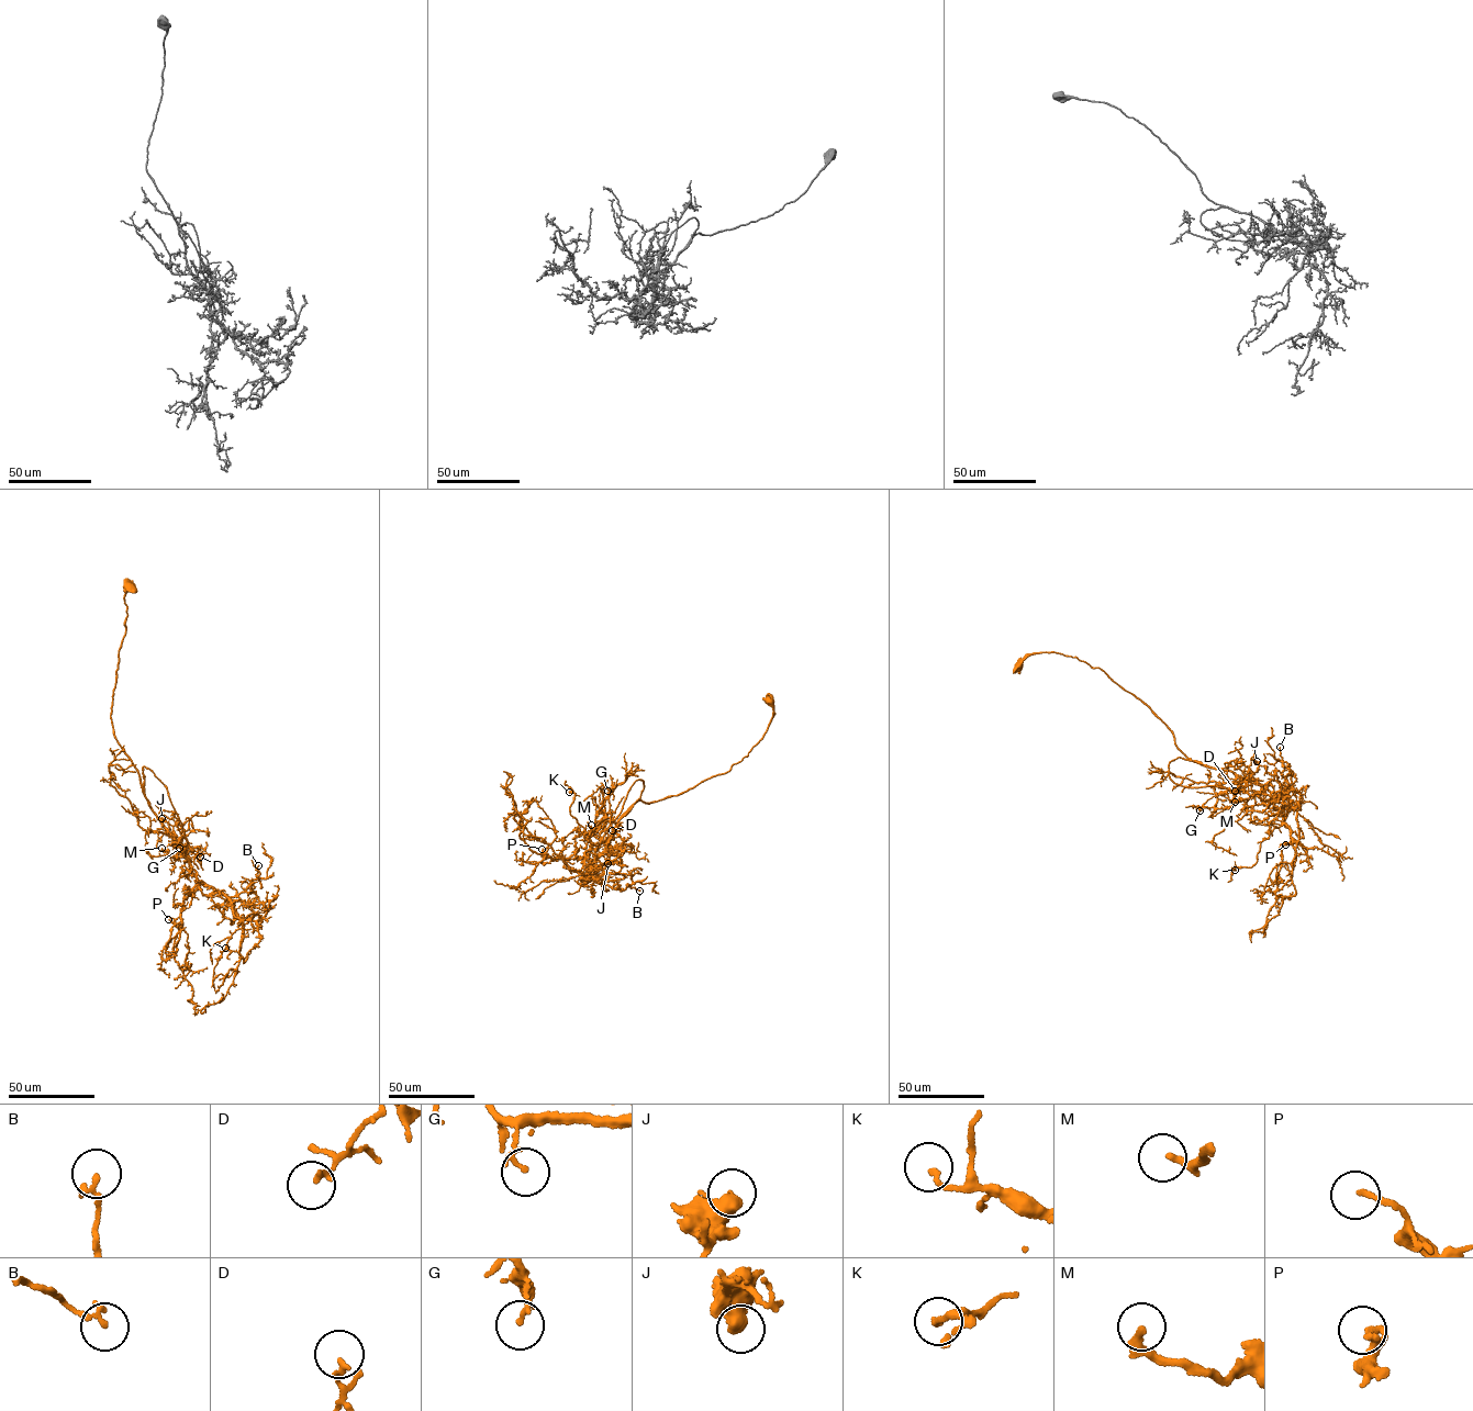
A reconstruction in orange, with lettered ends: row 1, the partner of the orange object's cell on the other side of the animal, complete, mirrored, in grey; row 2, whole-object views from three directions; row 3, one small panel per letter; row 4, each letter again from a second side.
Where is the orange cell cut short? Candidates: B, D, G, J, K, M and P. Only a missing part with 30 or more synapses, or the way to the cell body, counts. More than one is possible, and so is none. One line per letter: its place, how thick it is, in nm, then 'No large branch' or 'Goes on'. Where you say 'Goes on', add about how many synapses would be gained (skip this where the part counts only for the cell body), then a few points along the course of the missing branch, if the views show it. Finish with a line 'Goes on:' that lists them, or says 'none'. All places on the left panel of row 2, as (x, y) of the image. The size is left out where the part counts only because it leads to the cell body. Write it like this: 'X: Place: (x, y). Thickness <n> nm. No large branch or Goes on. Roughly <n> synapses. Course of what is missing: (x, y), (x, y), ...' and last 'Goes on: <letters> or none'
B: Place: (258, 865). Thickness 180 nm. No large branch
D: Place: (200, 857). Thickness 150 nm. No large branch
G: Place: (179, 848). Thickness 150 nm. No large branch
J: Place: (162, 818). Thickness 480 nm. No large branch
K: Place: (225, 948). Thickness 150 nm. No large branch
M: Place: (162, 848). Thickness 240 nm. Goes on. Roughly 40 synapses
P: Place: (168, 919). Thickness 160 nm. No large branch
Goes on: M

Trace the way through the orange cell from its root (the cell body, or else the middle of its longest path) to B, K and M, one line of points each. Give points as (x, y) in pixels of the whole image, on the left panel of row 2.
B: (131, 588), (113, 736), (198, 880), (230, 897), (256, 878), (258, 865)
K: (131, 588), (113, 736), (193, 874), (227, 898), (234, 916), (258, 926), (259, 941), (244, 963), (225, 948)
M: (131, 588), (130, 583), (110, 716), (113, 736), (141, 777), (148, 804), (186, 853), (176, 858), (162, 848)

